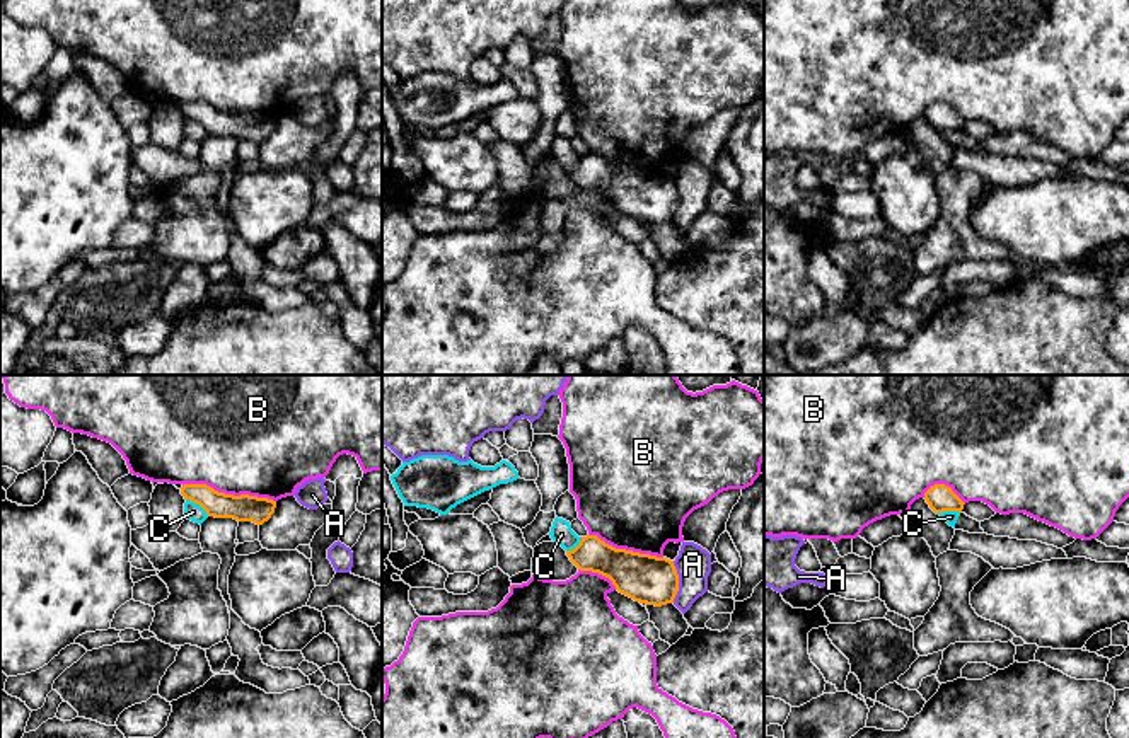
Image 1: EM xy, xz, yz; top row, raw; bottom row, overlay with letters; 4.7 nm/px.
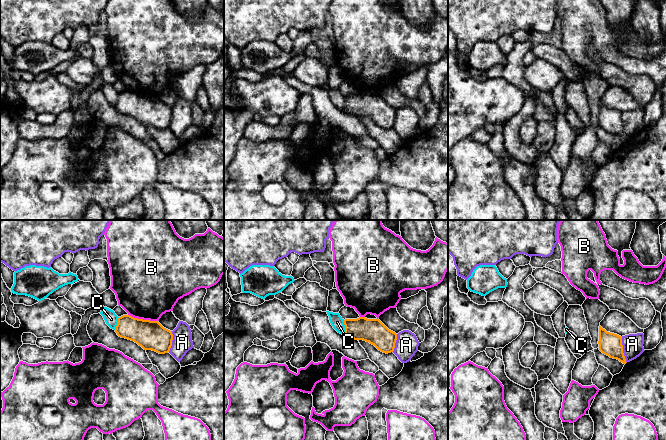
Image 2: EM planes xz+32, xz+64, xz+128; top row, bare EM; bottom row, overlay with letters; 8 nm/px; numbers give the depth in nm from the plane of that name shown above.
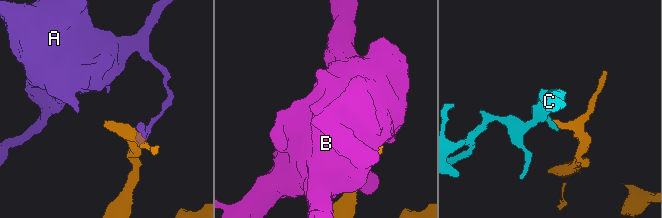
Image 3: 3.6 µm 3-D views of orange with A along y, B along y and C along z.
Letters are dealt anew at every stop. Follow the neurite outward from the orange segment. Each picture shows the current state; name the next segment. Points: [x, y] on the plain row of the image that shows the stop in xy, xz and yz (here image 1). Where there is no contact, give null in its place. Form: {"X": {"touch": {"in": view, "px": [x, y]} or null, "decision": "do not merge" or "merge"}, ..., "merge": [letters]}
{"A": {"touch": {"in": "xz", "px": [677, 200]}, "decision": "do not merge"}, "B": {"touch": {"in": "xy", "px": [229, 113]}, "decision": "do not merge"}, "C": {"touch": {"in": "xy", "px": [198, 121]}, "decision": "do not merge"}, "merge": []}

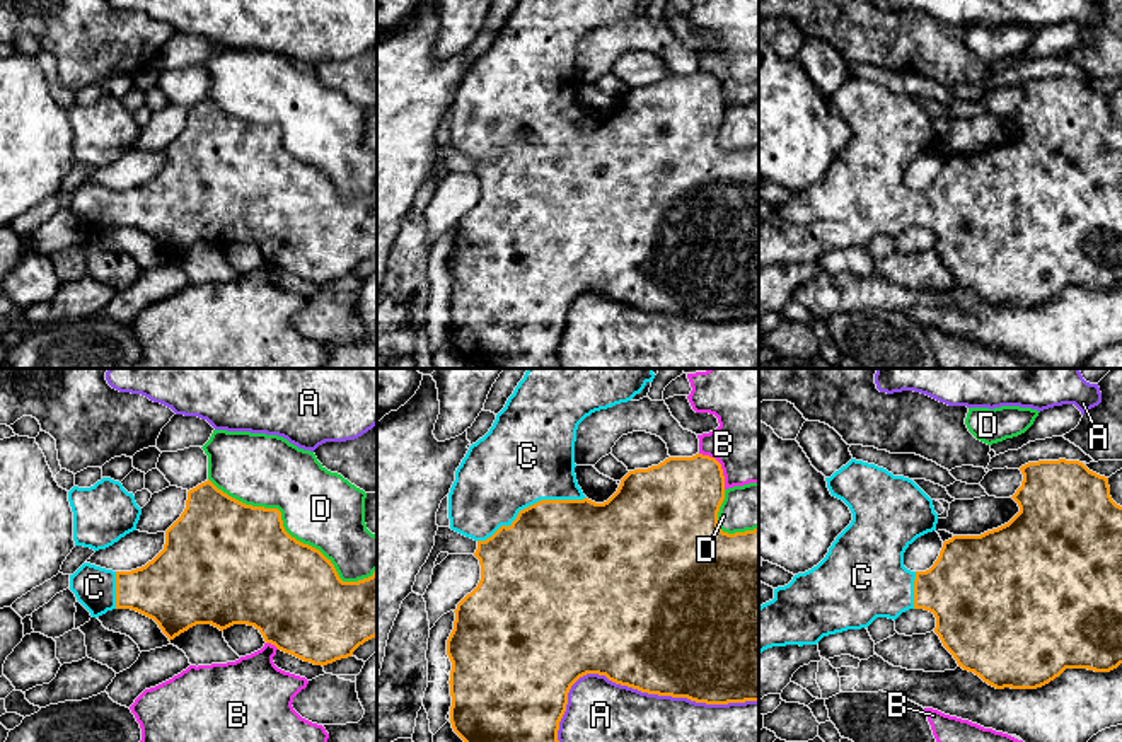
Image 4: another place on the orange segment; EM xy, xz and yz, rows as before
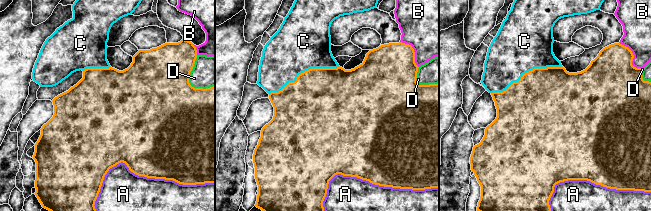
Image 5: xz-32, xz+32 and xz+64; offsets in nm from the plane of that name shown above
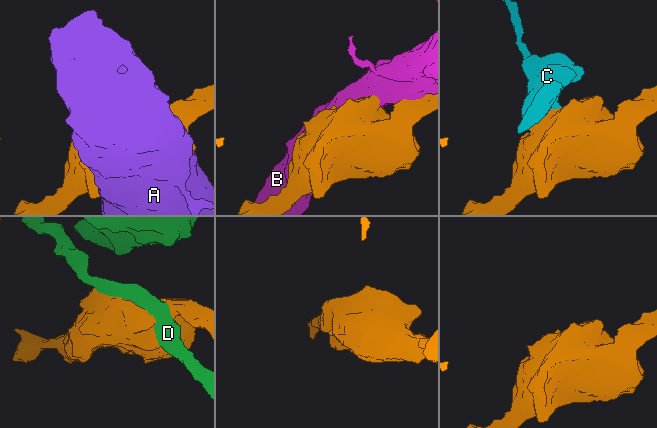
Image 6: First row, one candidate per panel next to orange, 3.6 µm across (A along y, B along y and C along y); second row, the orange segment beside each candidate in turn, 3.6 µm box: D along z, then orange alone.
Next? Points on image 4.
{"A": {"touch": {"in": "xz", "px": [638, 307]}, "decision": "do not merge"}, "B": {"touch": {"in": "xz", "px": [720, 84]}, "decision": "do not merge"}, "C": {"touch": {"in": "xz", "px": [531, 123]}, "decision": "merge"}, "D": {"touch": {"in": "xy", "px": [287, 150]}, "decision": "do not merge"}, "merge": ["C"]}

